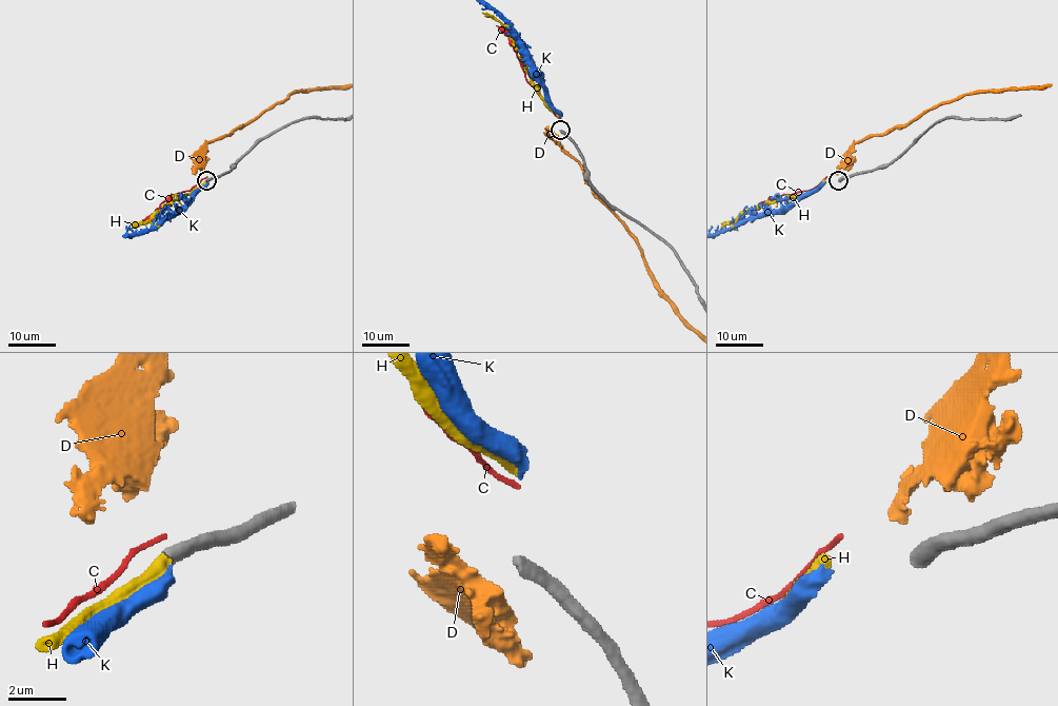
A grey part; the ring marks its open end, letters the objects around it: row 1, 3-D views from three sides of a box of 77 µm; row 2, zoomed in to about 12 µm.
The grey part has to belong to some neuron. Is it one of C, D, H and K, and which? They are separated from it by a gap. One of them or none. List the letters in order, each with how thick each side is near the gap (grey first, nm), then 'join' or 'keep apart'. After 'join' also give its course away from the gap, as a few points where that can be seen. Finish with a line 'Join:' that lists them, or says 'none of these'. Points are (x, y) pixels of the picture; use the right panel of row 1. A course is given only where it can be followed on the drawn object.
C: 480 nm thick on the grey side, 160 nm on the other; keep apart
D: 480 nm thick on the grey side, 440 nm on the other; keep apart
H: 480 nm thick on the grey side, 420 nm on the other; join
K: 480 nm thick on the grey side, 380 nm on the other; keep apart
Join: H

